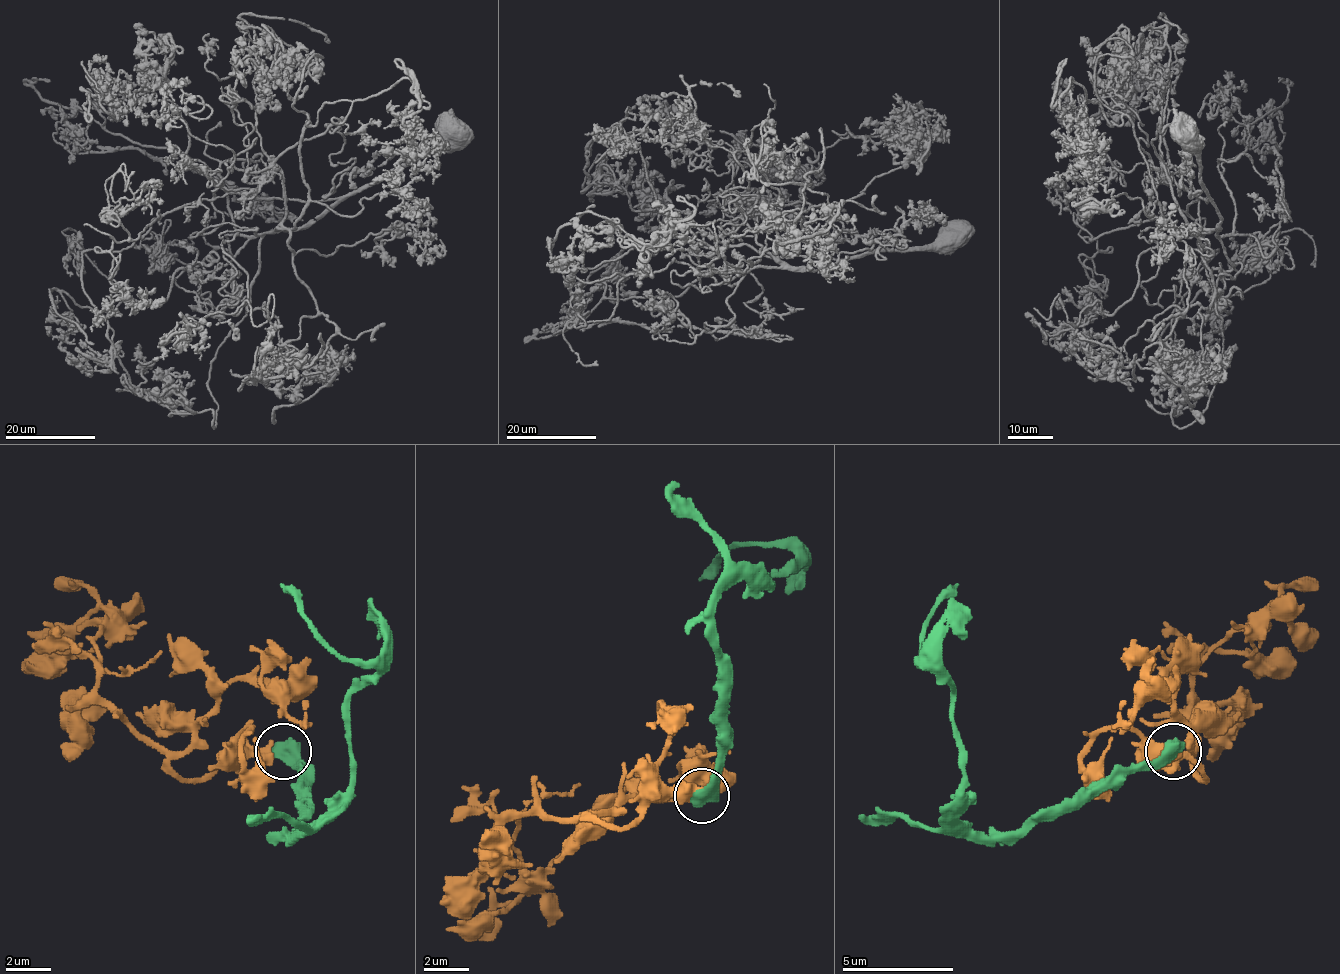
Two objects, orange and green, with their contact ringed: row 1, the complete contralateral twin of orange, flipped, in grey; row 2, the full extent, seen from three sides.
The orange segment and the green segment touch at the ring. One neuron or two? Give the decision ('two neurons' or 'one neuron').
two neurons

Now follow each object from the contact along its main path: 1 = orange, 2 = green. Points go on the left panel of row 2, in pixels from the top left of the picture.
1: (284, 749), (240, 749), (207, 772), (179, 777), (101, 694), (95, 649), (101, 605), (78, 588), (62, 582)
2: (284, 749), (301, 766), (296, 839), (323, 816), (351, 783), (351, 699), (379, 672), (346, 660), (279, 582)

